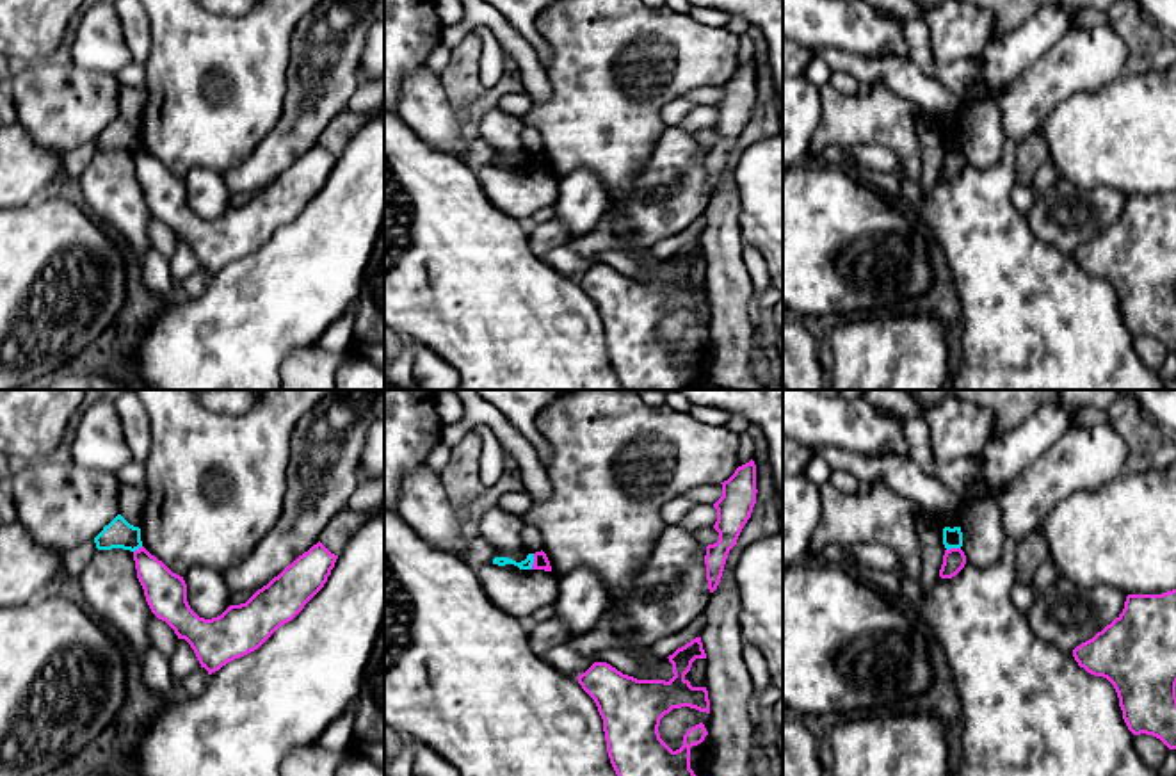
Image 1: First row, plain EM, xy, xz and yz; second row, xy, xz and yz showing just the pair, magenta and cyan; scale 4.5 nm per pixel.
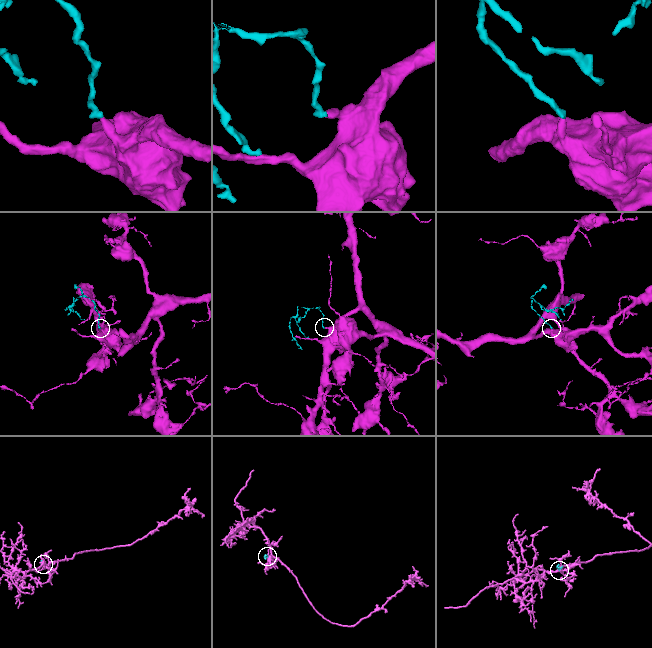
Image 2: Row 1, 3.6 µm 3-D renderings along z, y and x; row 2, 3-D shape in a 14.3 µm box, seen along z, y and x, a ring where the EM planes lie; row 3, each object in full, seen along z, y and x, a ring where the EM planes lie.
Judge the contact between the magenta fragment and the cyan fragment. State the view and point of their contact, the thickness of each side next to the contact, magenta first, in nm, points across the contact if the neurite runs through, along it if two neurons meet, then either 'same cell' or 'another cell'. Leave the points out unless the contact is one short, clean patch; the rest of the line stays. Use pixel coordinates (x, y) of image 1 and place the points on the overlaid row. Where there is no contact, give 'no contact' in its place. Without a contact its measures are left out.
meets magenta in xz at (534, 561); 70 nm thick on the magenta side, 50 nm on the other; border along xz (534, 554), (531, 568); another cell

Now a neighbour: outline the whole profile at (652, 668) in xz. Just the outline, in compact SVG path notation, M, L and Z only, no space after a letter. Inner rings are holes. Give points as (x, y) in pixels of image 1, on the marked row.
M624 644L624 651L630 651L640 659L640 667L633 678L637 680L665 680L669 682L673 673L673 664L669 659L658 659L649 653L649 646L642 644Z

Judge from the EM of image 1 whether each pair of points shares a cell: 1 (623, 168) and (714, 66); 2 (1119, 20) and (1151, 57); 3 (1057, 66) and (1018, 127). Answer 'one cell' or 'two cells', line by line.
1: one cell
2: one cell
3: one cell

